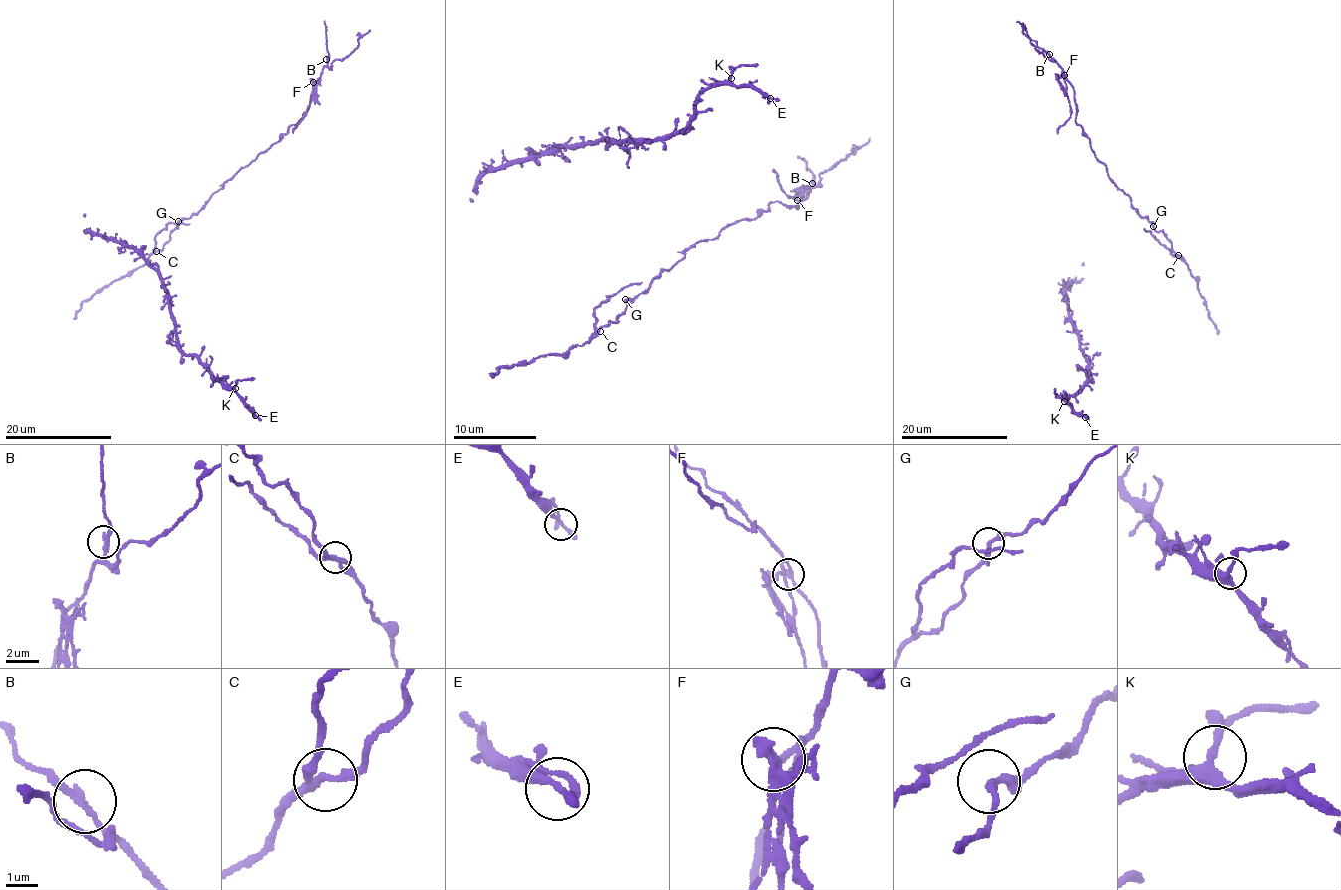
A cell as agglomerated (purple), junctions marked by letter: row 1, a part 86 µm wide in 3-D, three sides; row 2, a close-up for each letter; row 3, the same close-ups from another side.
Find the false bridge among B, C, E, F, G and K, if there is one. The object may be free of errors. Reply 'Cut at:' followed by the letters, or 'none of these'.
Cut at: F

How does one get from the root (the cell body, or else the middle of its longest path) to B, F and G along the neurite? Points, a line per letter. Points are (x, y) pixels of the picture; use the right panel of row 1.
B: (1168, 249), (1177, 256), (1163, 232), (1140, 216), (1096, 157), (1074, 120), (1074, 87), (1049, 54)
F: (1168, 249), (1177, 256), (1163, 232), (1140, 216), (1096, 157), (1074, 120), (1074, 87), (1064, 75)
G: (1168, 249), (1177, 256), (1163, 232), (1157, 232), (1153, 226)

